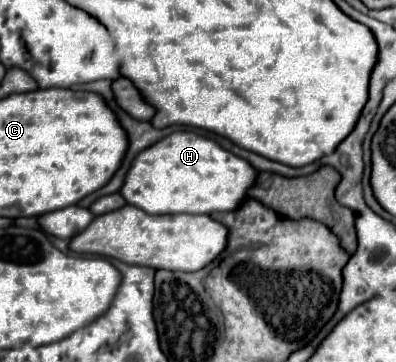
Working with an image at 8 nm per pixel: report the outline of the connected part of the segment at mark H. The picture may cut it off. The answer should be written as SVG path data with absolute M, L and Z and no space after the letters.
M176 131L134 159L120 193L130 205L150 215L212 215L240 207L256 177L258 171L246 159L224 151L216 141L190 131Z

